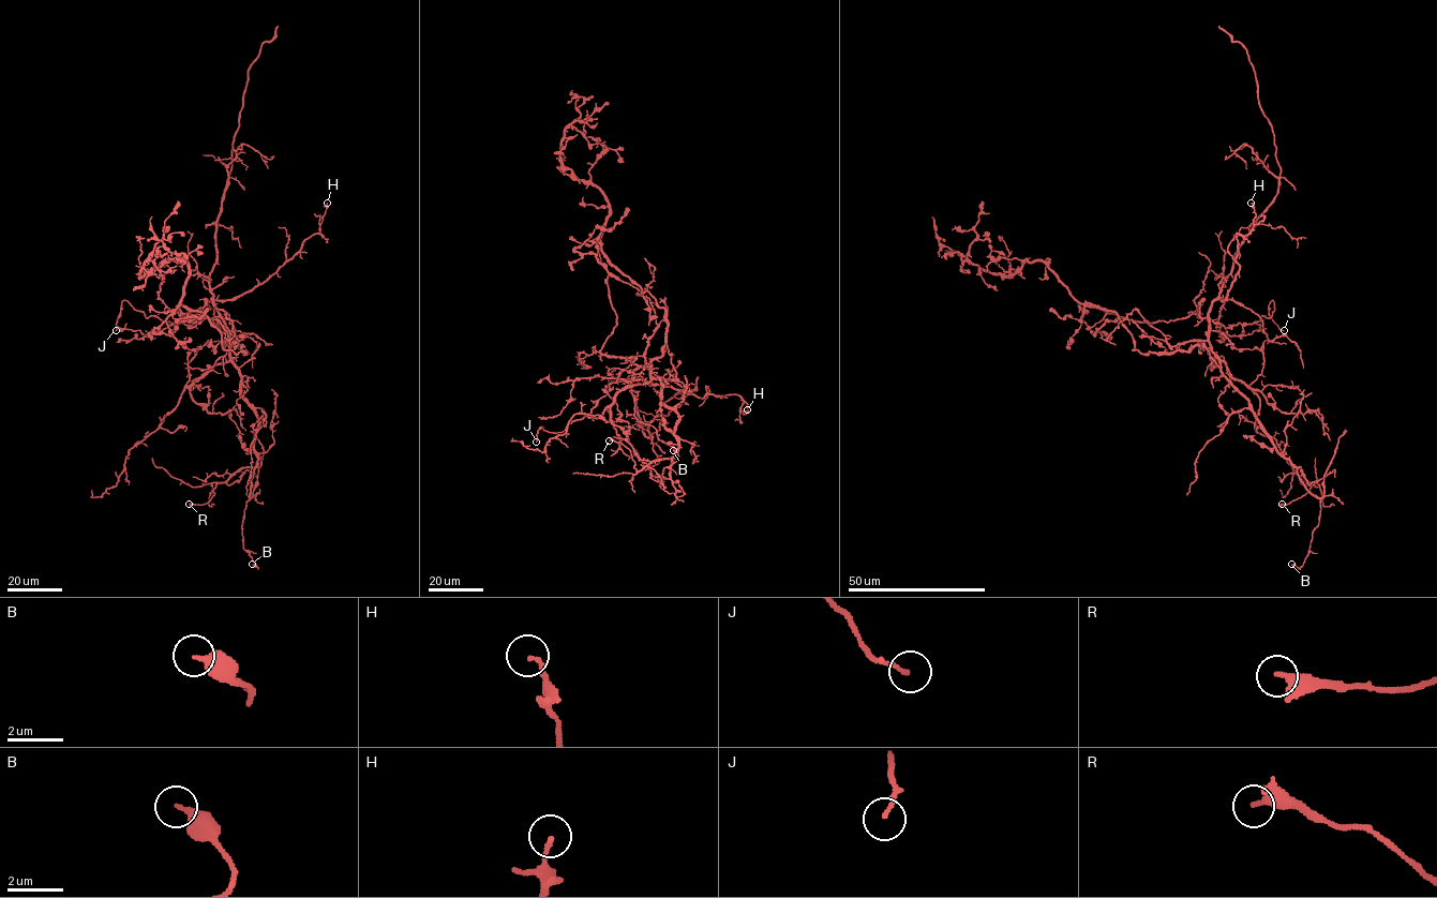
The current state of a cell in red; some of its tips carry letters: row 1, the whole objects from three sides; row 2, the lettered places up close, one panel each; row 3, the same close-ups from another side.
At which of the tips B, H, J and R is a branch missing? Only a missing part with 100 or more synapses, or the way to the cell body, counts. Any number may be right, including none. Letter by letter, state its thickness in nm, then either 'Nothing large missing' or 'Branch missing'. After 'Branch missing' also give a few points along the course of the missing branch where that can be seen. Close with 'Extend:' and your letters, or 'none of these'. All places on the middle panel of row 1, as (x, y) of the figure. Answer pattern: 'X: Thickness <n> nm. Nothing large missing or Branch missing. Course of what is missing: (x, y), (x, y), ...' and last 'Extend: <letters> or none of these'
B: Thickness 340 nm. Nothing large missing
H: Thickness 140 nm. Nothing large missing
J: Thickness 130 nm. Nothing large missing
R: Thickness 220 nm. Nothing large missing
Extend: none of these

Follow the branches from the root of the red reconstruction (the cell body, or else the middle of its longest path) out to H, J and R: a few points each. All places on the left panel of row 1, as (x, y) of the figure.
H: (242, 345), (229, 347), (229, 330), (213, 299), (252, 292), (305, 239), (323, 235), (327, 203)
J: (242, 345), (229, 347), (229, 330), (219, 316), (190, 328), (154, 316), (147, 318), (125, 300), (116, 330)
R: (242, 345), (230, 347), (230, 359), (257, 418), (257, 464), (219, 483), (207, 503), (189, 504)

